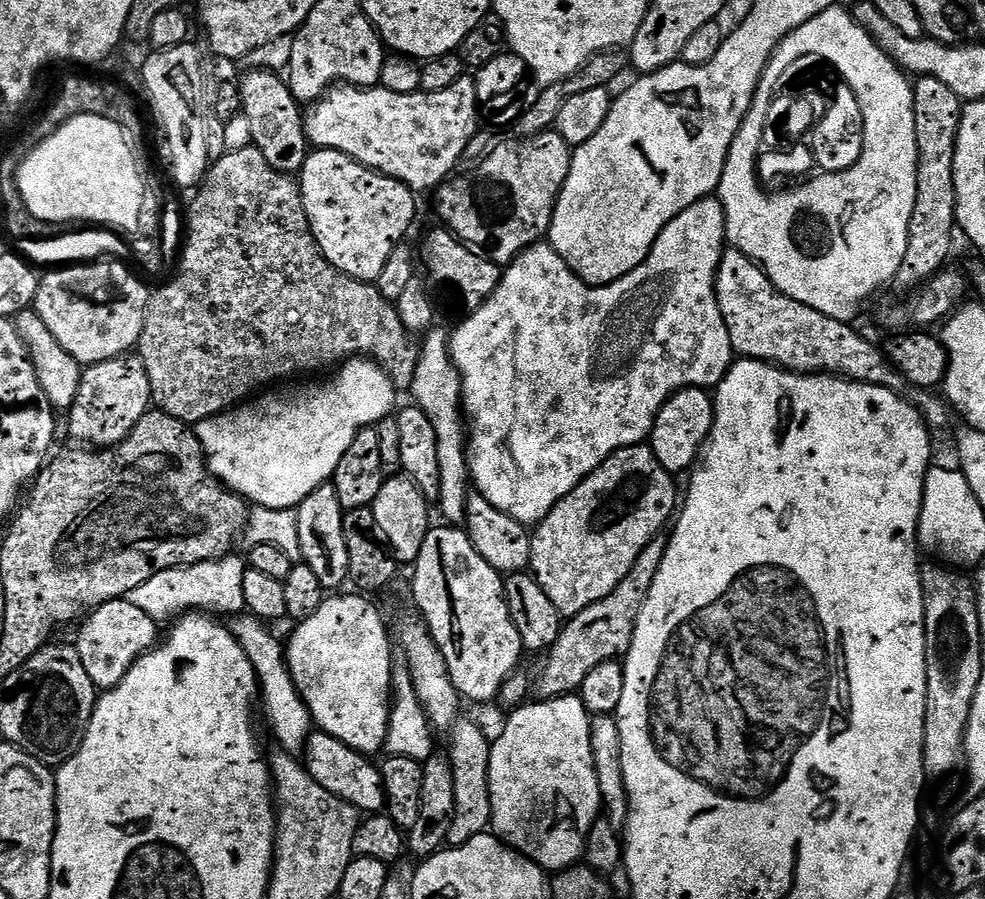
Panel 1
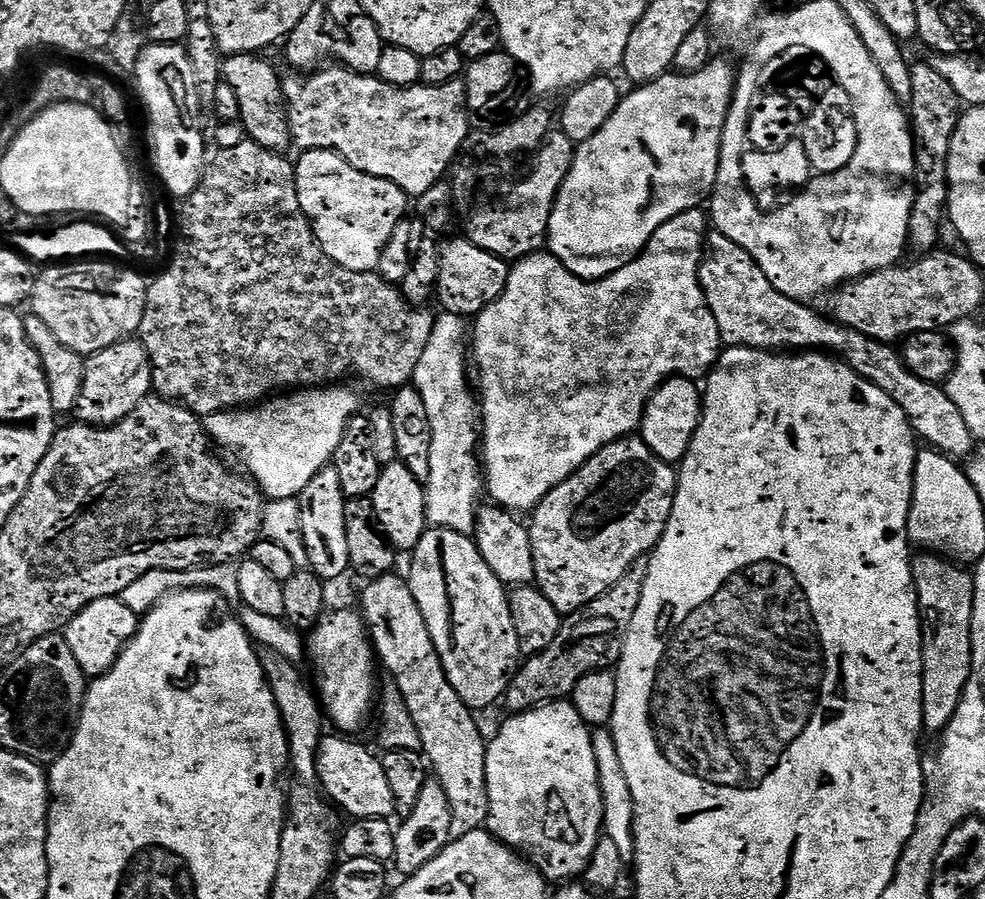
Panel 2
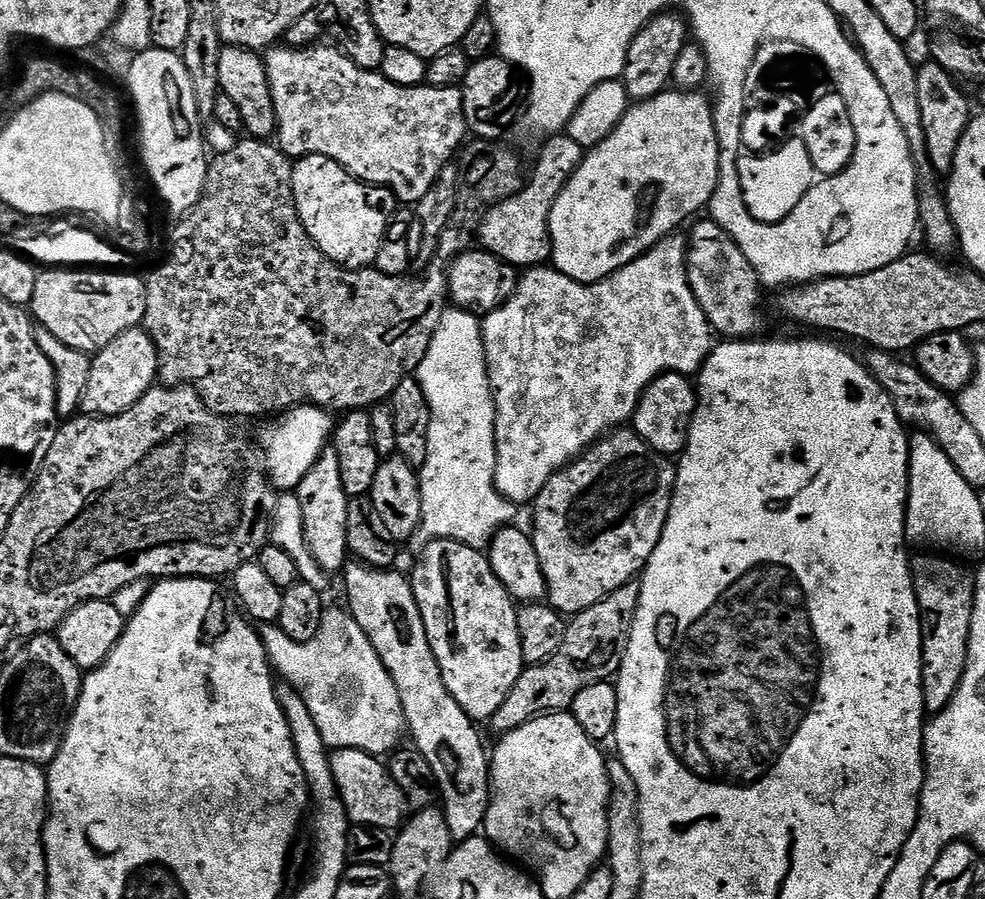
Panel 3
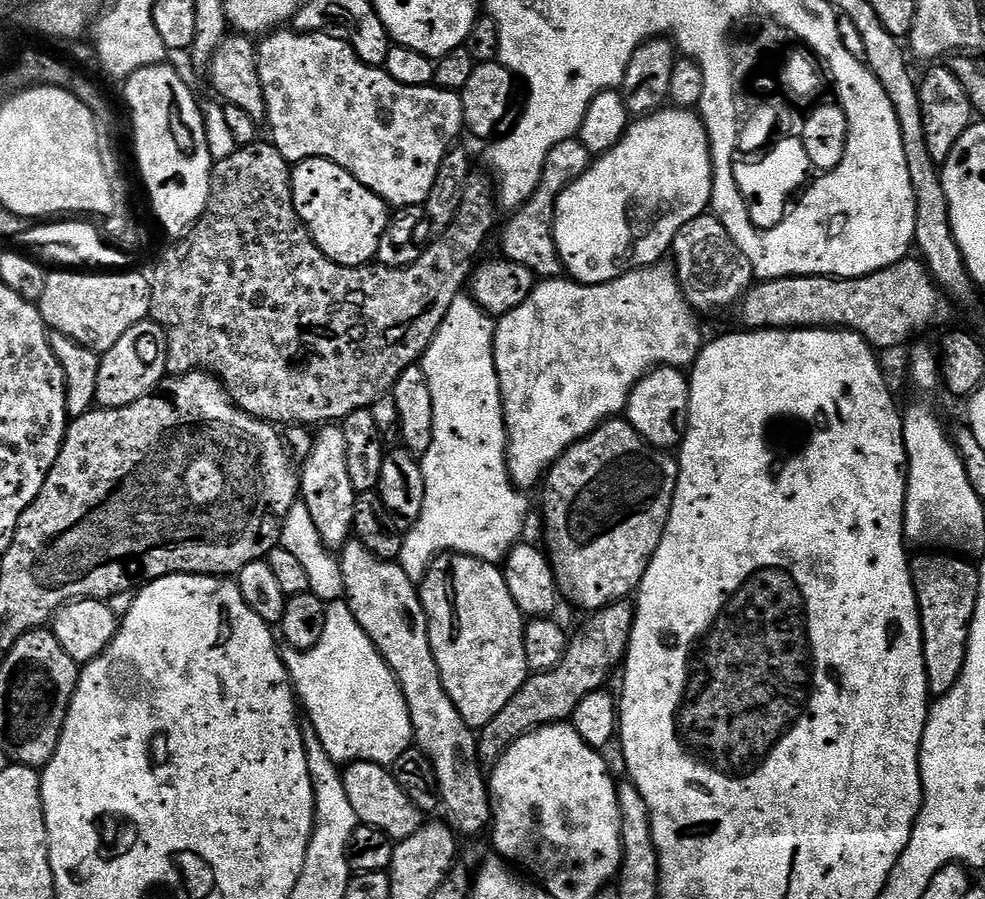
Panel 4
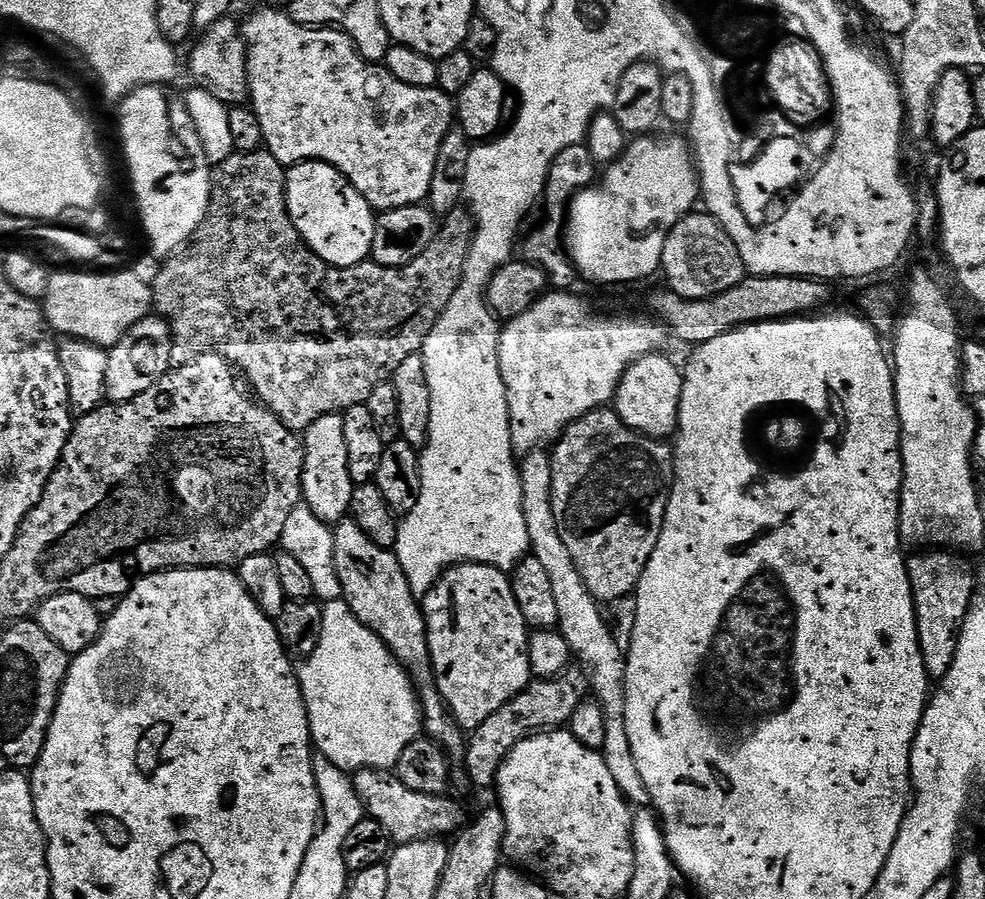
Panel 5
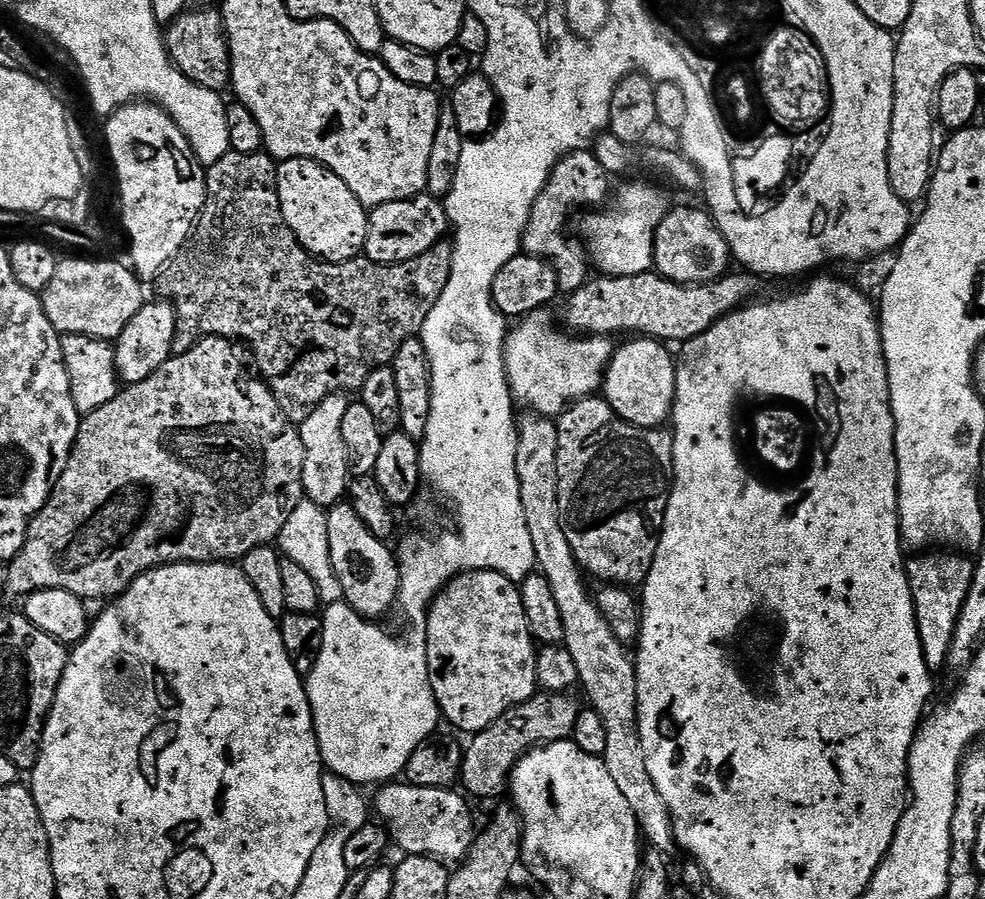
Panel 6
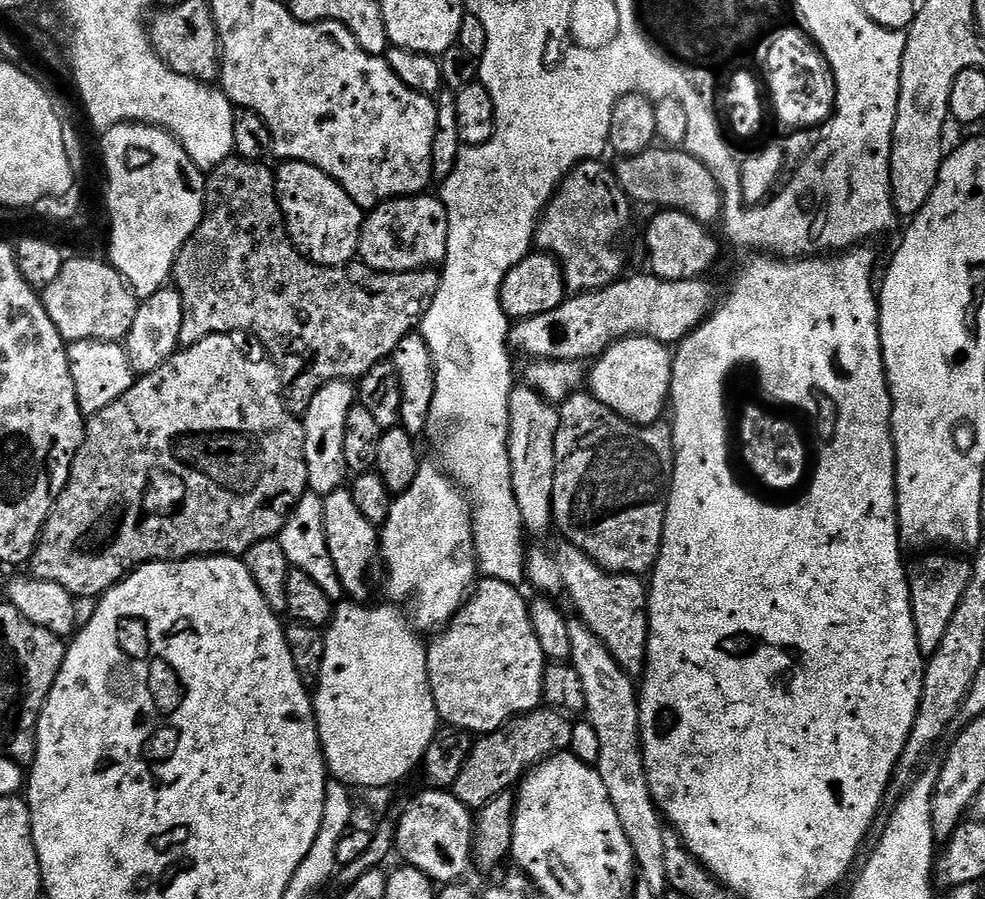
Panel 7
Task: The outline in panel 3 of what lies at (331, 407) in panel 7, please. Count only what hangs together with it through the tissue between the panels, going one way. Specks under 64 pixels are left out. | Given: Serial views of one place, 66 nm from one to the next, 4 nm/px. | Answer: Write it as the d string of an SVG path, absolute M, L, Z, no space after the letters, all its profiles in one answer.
M326 450L314 462L310 474L302 478L302 482L294 490L298 502L302 502L302 522L306 526L306 542L310 546L310 554L329 574L339 573L349 563L350 553L346 542L346 510L350 497L342 486L342 466L338 466L338 454L334 450Z

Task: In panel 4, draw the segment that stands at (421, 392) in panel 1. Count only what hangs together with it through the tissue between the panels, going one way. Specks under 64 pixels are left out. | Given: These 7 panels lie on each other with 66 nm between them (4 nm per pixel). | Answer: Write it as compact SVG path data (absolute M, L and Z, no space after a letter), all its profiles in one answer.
M461 294L454 298L450 310L446 310L446 318L442 326L434 334L430 346L425 350L422 357L422 367L426 374L426 382L430 382L430 398L434 398L434 438L430 450L420 460L420 469L424 479L424 497L422 498L422 514L418 514L418 522L414 522L412 528L403 533L404 541L400 551L399 563L406 570L406 574L414 582L423 580L428 573L428 567L437 556L443 556L445 552L457 552L463 556L473 556L479 560L489 562L503 561L507 556L509 548L517 543L524 535L524 520L530 515L528 500L523 491L517 489L508 476L508 431L504 425L504 399L500 397L500 383L498 382L498 370L494 362L494 338L496 337L496 326L493 317L489 316L478 307L471 295Z

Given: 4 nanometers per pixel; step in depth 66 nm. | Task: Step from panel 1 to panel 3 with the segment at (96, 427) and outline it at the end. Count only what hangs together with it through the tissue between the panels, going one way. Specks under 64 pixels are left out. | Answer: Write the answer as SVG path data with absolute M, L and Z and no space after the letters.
M143 327L124 332L110 346L92 356L90 379L86 382L86 394L82 396L80 412L86 416L103 418L118 416L130 410L157 383L160 355L152 336Z

